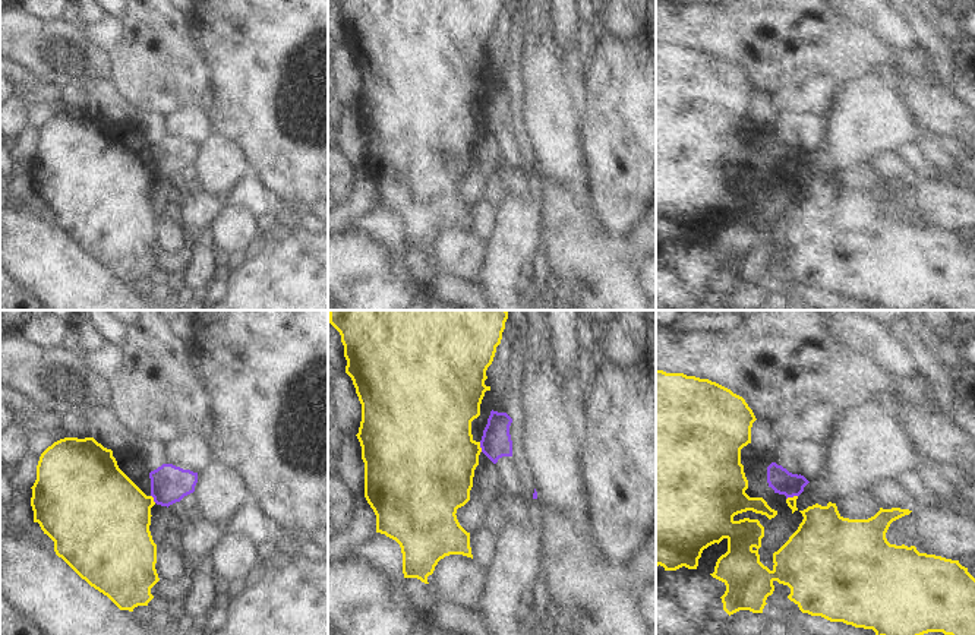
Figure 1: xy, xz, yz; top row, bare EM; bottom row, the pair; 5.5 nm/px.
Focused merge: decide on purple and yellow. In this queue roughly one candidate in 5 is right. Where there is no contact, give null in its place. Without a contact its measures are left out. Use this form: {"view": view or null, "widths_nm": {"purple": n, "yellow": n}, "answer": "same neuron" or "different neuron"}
{"view": "yz", "widths_nm": {"purple": 140, "yellow": 50}, "answer": "different neuron"}

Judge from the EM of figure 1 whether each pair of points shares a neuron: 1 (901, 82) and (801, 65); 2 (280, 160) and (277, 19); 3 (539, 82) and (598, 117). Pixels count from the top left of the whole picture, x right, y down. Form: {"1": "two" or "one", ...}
{"1": "one", "2": "one", "3": "two"}

